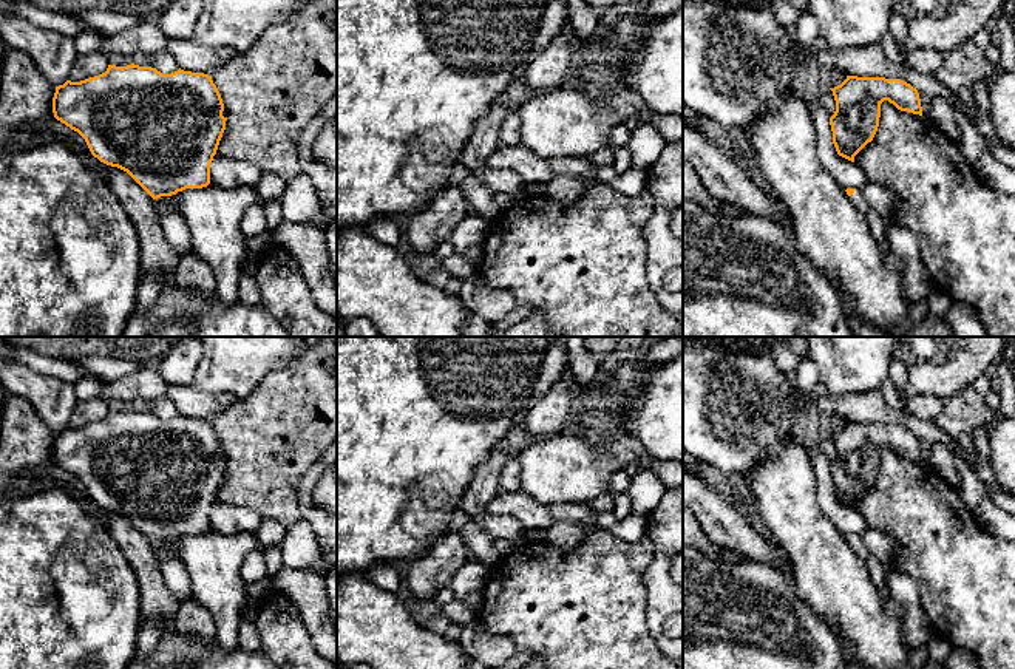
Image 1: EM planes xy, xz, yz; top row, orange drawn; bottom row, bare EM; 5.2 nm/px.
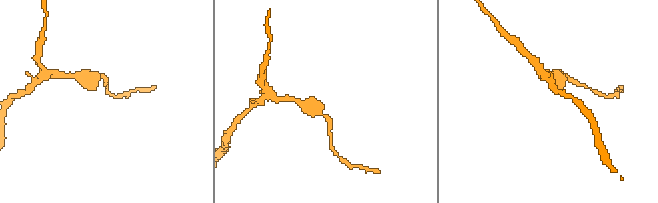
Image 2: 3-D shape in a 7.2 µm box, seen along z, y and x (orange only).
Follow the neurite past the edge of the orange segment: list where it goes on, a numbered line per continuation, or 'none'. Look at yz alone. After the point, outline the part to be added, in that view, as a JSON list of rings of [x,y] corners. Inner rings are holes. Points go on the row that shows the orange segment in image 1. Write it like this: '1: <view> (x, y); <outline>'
1: yz (858, 200); [[[854,188],[854,193],[850,196],[850,199],[851,199],[851,202],[854,204],[854,207],[856,207],[862,215],[867,216],[870,205],[868,205],[868,202],[867,202],[865,198],[864,198],[862,190],[861,190],[861,188]]]

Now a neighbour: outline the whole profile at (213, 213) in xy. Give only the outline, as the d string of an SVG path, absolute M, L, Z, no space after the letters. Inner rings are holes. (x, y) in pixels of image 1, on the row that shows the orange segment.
M216 153L210 184L176 193L192 233L192 249L212 270L222 304L238 303L238 283L249 252L241 219L252 204L264 202L258 195L261 176L255 164Z

